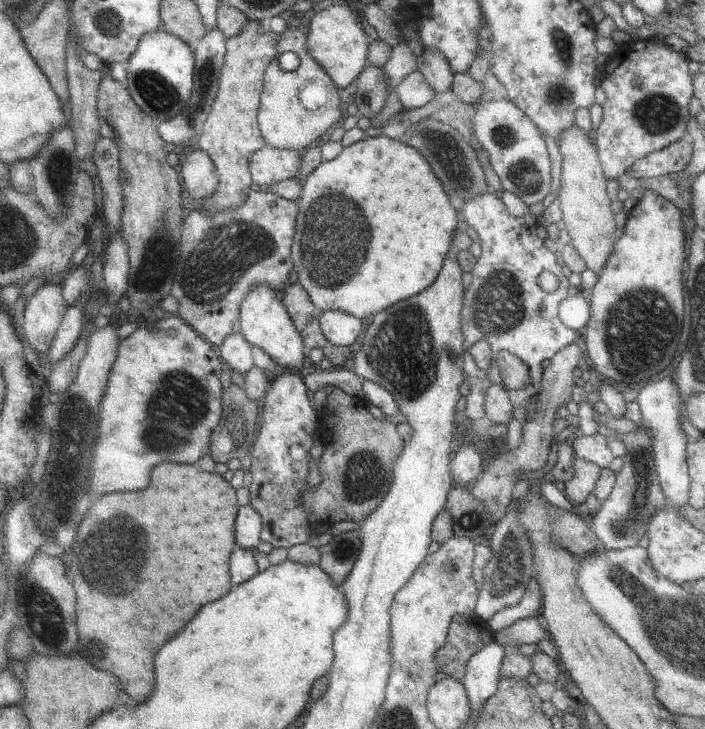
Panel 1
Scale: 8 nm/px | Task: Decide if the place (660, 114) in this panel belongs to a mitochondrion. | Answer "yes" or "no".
yes

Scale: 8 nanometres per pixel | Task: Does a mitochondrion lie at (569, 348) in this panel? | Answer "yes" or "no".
no

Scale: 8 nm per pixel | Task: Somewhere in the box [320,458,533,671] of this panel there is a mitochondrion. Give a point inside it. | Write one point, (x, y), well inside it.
(508, 569)

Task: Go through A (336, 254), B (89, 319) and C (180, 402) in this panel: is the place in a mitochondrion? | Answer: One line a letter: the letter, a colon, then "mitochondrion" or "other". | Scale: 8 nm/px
A: mitochondrion
B: other
C: mitochondrion

